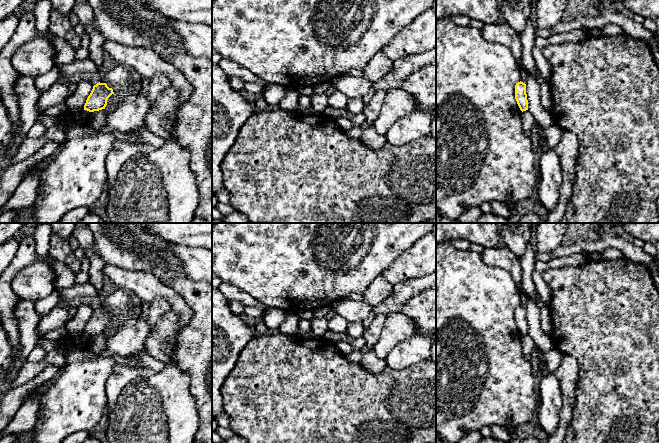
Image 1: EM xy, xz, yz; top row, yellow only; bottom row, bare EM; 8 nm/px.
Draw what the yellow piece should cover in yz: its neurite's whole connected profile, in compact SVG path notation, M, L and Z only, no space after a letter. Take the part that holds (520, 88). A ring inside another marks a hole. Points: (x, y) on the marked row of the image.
M521 81L515 85L515 99L522 112L528 110L526 84Z

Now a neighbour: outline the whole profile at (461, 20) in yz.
M459 14L451 17L451 20L458 26L465 27L470 25L471 19L467 15Z

